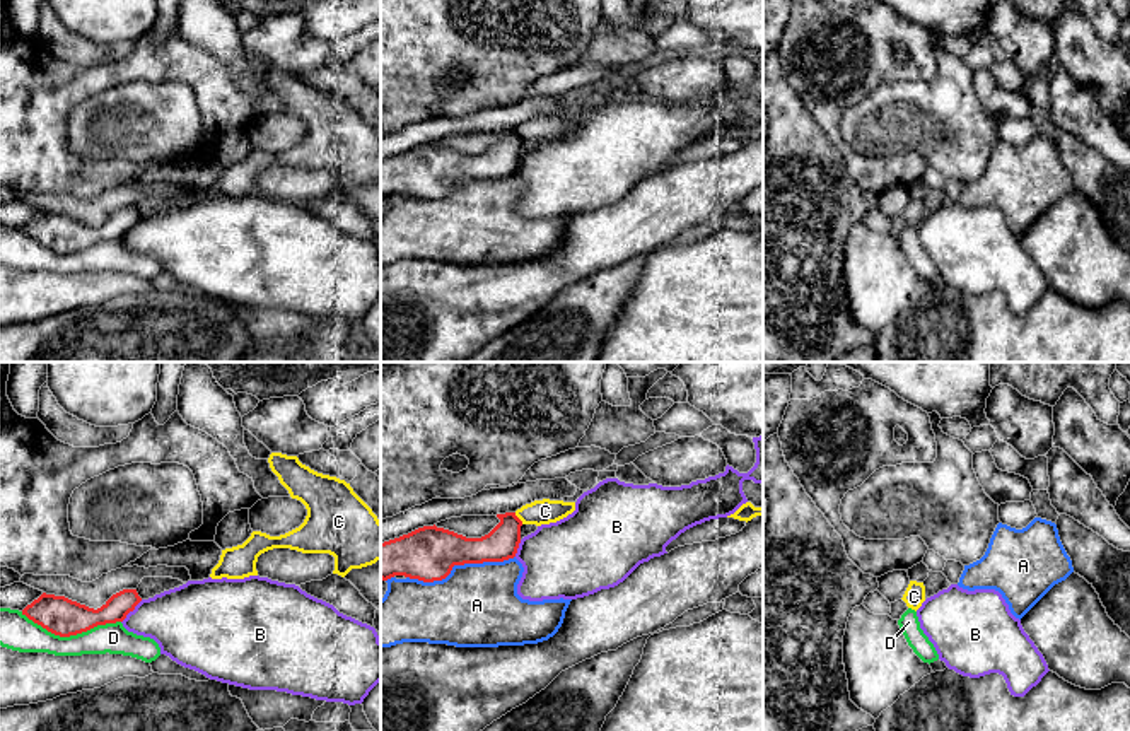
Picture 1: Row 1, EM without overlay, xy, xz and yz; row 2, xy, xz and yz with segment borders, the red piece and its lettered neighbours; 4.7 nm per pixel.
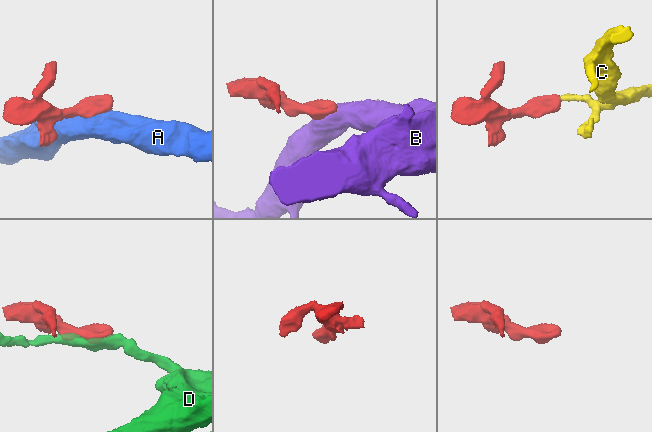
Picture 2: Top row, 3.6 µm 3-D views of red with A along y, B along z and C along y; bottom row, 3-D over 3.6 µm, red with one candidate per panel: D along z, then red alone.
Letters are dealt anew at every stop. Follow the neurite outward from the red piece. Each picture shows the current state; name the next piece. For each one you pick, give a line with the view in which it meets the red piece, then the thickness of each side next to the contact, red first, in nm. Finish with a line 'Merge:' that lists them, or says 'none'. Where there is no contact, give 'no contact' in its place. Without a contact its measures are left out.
Merge: none

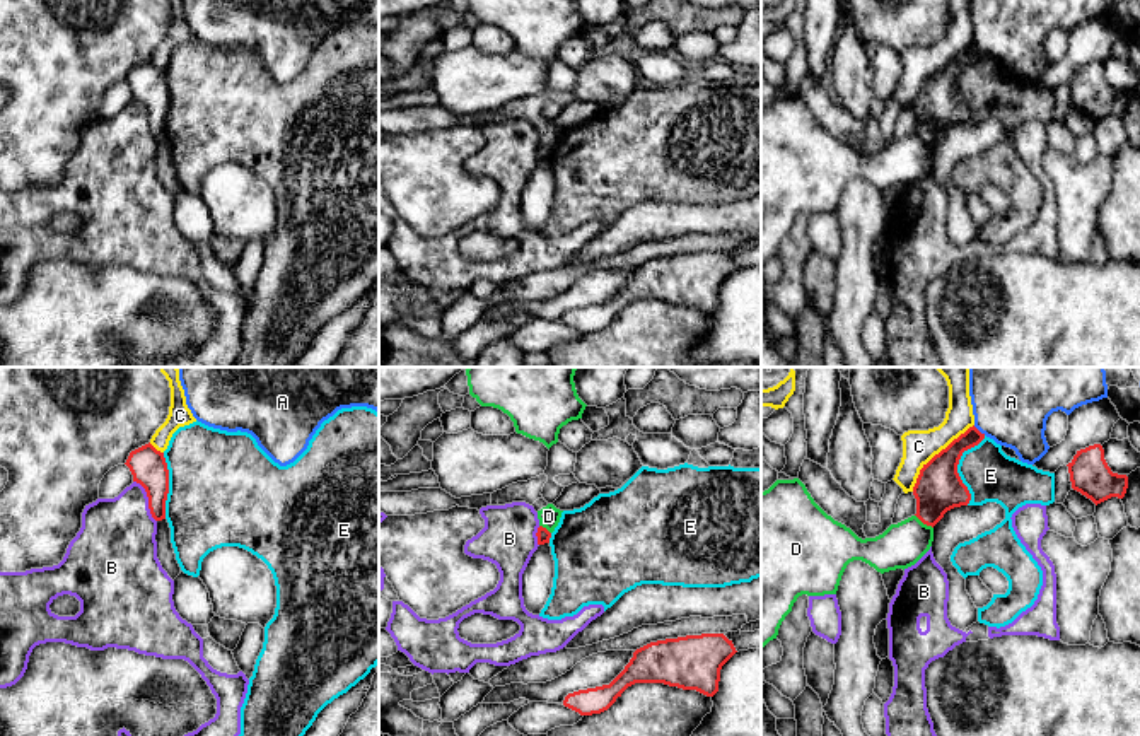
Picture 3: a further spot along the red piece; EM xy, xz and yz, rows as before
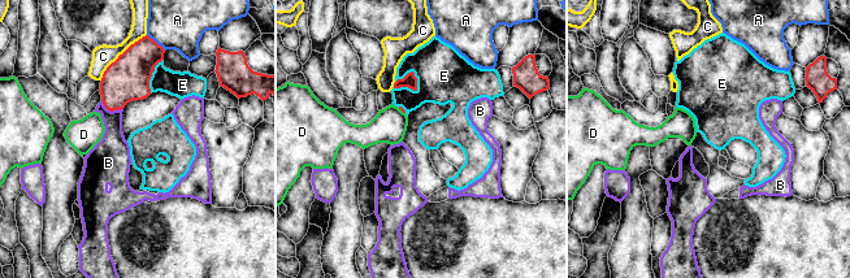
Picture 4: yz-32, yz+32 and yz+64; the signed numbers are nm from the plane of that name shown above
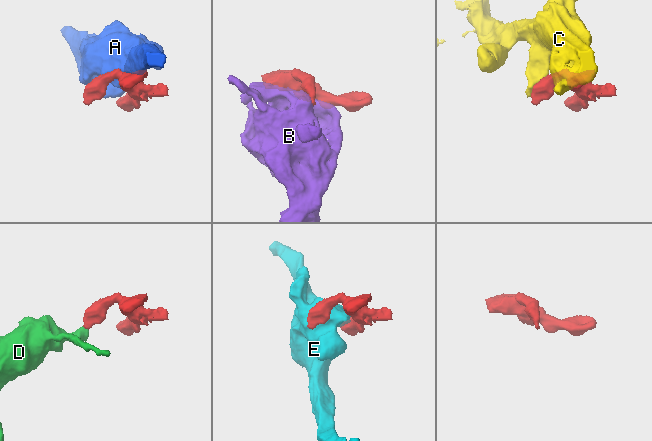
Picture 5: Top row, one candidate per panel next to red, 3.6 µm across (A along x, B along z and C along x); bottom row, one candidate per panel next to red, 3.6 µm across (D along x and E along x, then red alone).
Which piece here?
Merge: none

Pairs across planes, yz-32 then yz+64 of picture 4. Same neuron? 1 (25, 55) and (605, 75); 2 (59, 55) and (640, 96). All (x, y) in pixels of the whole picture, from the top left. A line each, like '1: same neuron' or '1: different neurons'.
1: different neurons
2: same neuron

